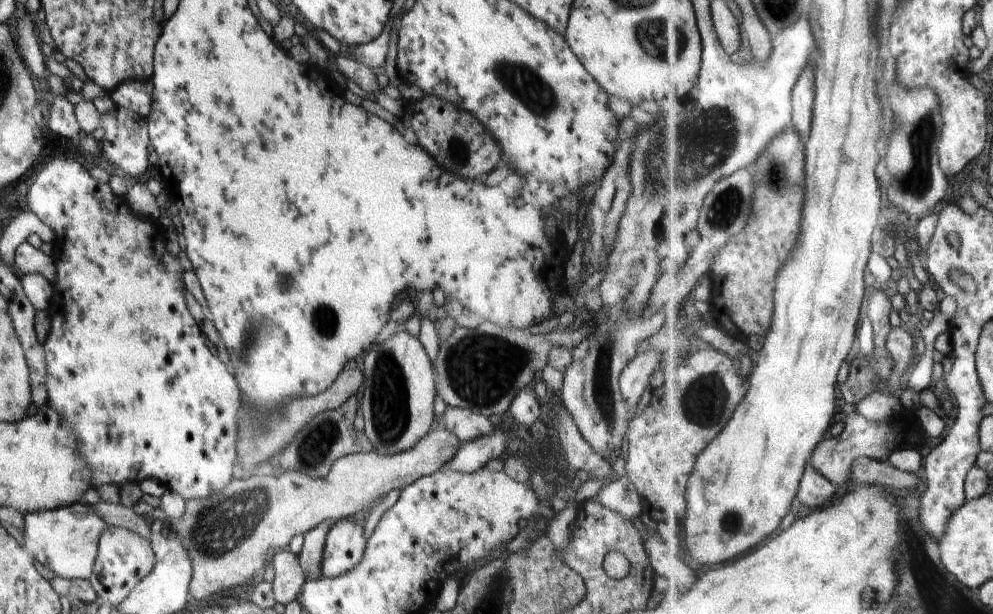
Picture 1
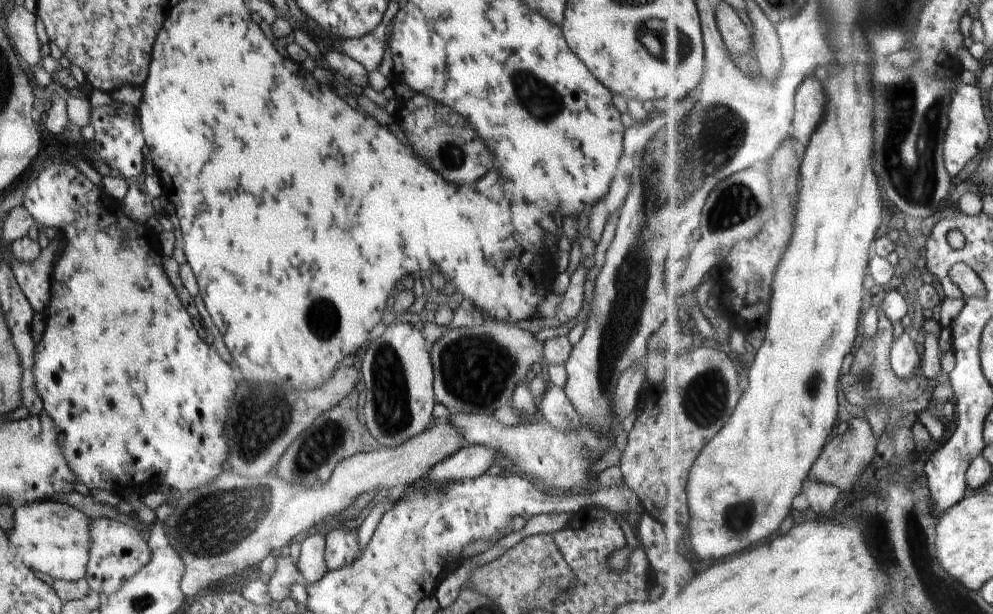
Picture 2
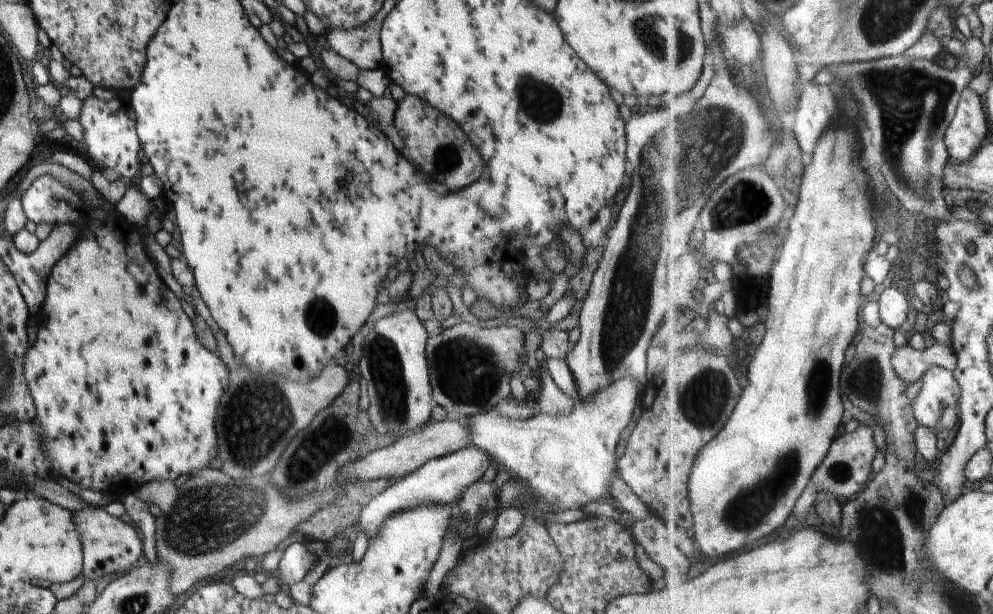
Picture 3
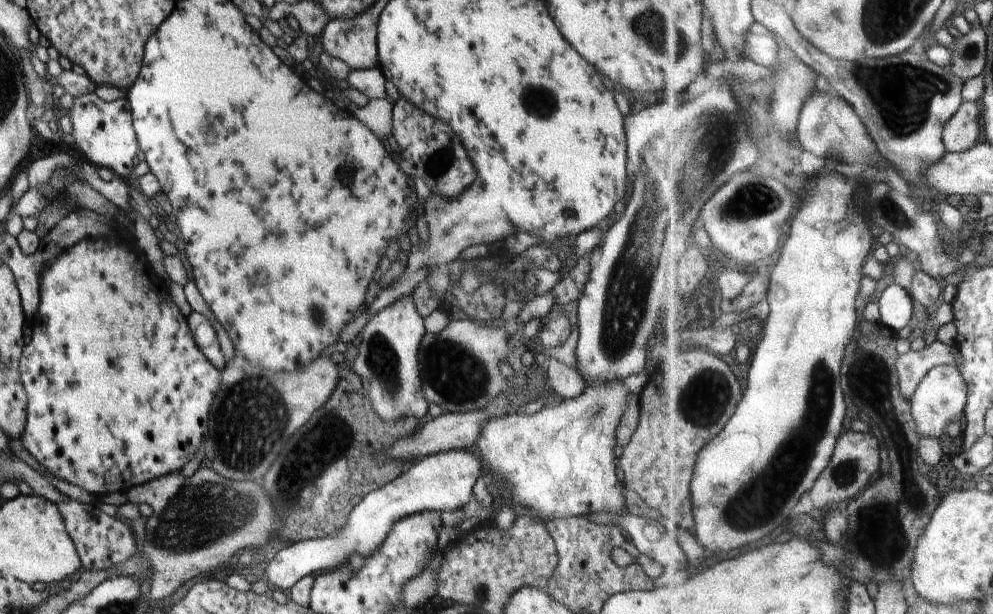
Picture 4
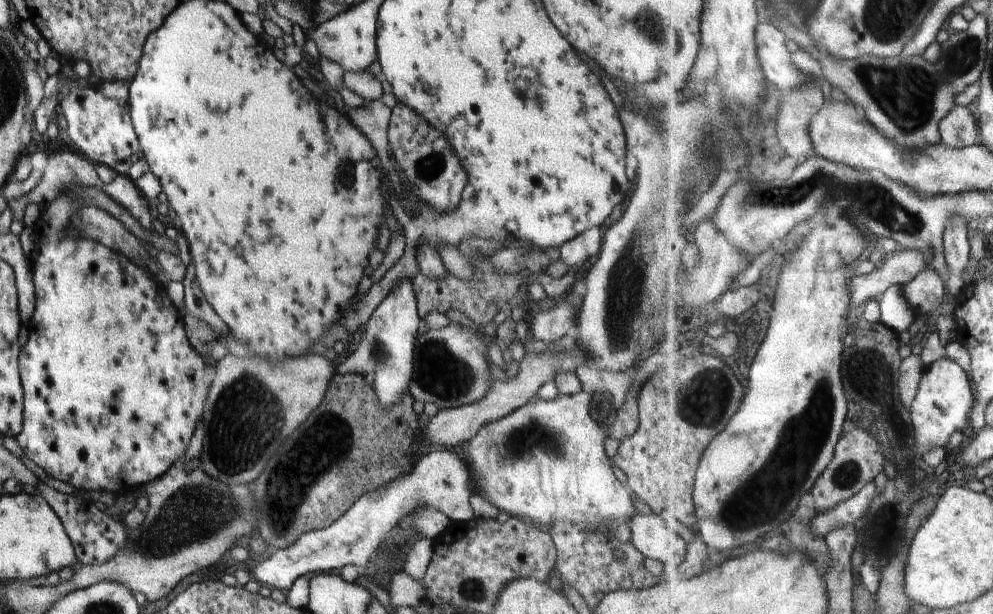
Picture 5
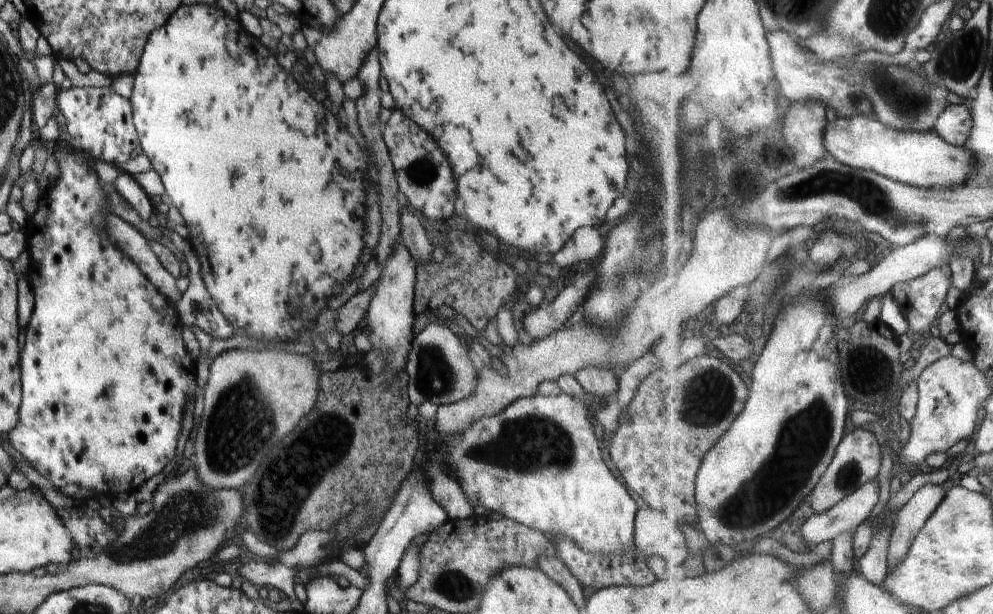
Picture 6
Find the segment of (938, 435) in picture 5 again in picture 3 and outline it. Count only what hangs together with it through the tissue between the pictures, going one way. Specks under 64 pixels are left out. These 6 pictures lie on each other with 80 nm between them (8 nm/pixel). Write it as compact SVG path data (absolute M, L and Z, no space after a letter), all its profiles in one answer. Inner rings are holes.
M932 365L922 377L922 387L911 408L916 420L922 426L938 431L938 426L948 406L956 406L961 399L962 385L955 371Z

